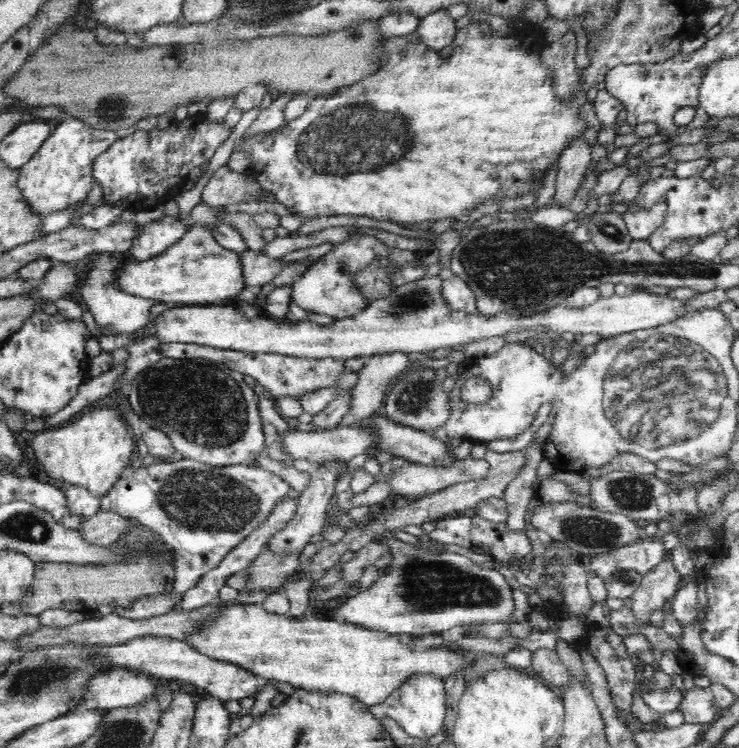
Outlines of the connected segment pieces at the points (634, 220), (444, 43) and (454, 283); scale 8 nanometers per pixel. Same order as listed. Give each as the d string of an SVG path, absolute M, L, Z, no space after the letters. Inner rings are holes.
M658 200L650 210L638 209L634 202L627 205L628 210L621 214L626 221L628 231L633 240L646 240L660 226L667 214L667 203Z
M444 10L428 14L420 20L416 33L426 47L440 52L454 43L456 21Z
M453 277L451 280L442 281L440 295L446 307L454 313L464 312L468 315L476 315L479 312L475 293L460 278Z

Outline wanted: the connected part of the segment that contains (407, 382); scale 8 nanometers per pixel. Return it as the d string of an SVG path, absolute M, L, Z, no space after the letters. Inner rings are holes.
M422 367L412 372L405 372L393 382L382 413L394 422L432 434L434 430L444 426L452 414L450 393L444 390L444 379L442 373L434 368Z

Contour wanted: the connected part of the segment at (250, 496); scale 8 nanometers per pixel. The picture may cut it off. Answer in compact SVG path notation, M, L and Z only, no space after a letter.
M180 459L179 461L167 462L166 460L160 460L152 463L150 466L142 465L141 468L132 472L132 476L121 477L114 482L110 487L110 490L101 498L102 509L112 509L122 516L127 518L136 518L139 521L139 524L144 526L144 528L150 529L154 534L158 534L168 545L176 549L176 561L175 561L175 579L173 582L173 587L171 592L175 593L178 596L183 595L190 588L194 588L201 576L204 576L206 573L209 573L211 570L214 570L221 562L222 559L226 556L226 553L232 548L235 547L240 541L245 539L245 536L250 534L250 531L258 528L268 516L270 516L270 511L278 504L278 501L284 495L285 486L282 483L280 476L276 473L272 473L270 470L263 469L260 466L251 466L251 465L234 465L234 466L223 466L215 467L210 464L199 460L192 459Z

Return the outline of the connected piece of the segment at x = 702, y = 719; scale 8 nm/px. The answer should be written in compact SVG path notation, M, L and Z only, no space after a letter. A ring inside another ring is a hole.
M695 686L684 693L683 701L679 707L685 723L709 726L720 716L720 709L710 687Z

